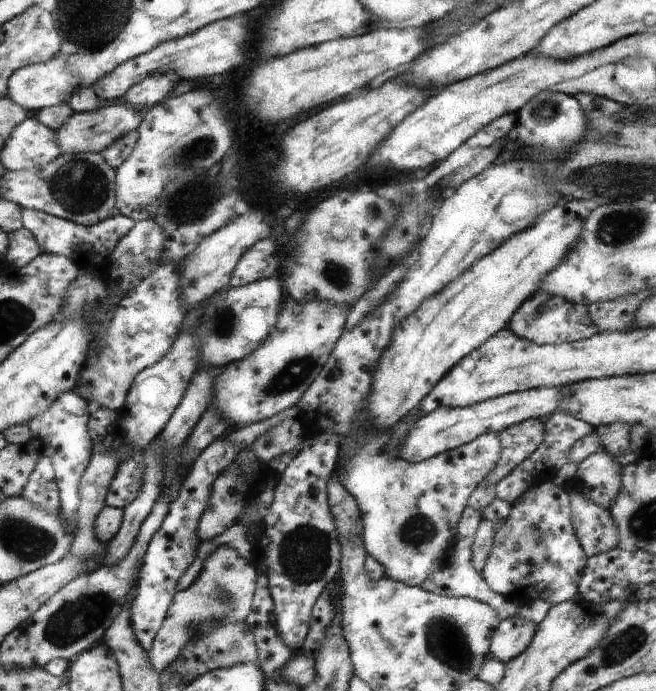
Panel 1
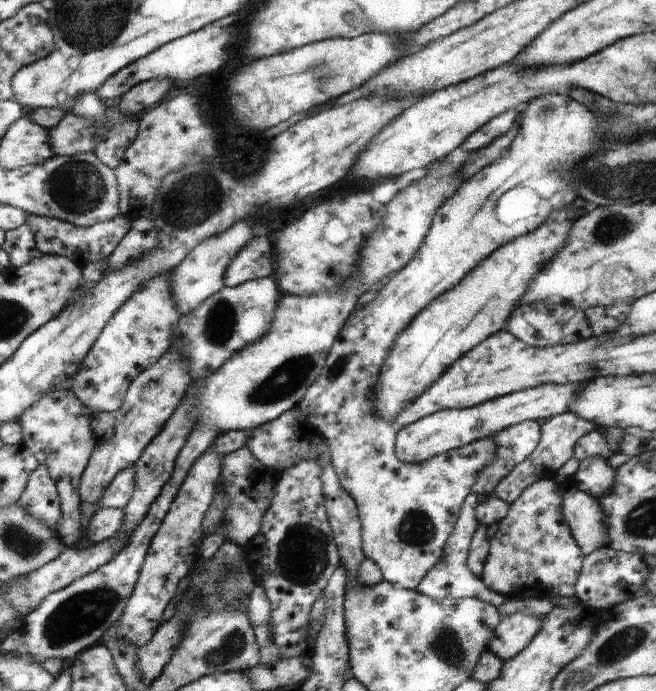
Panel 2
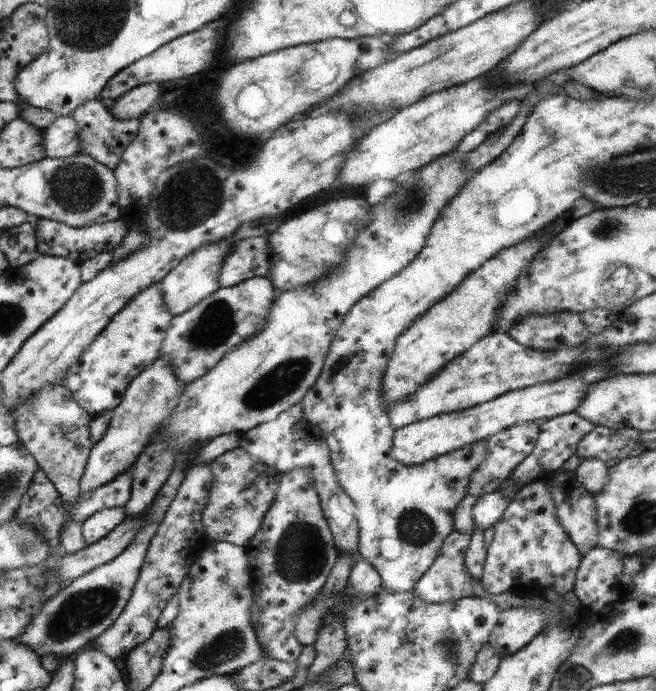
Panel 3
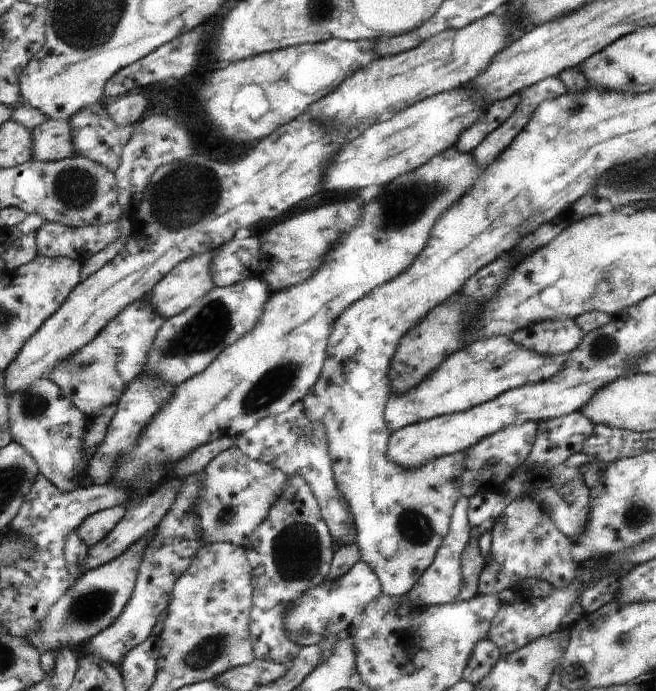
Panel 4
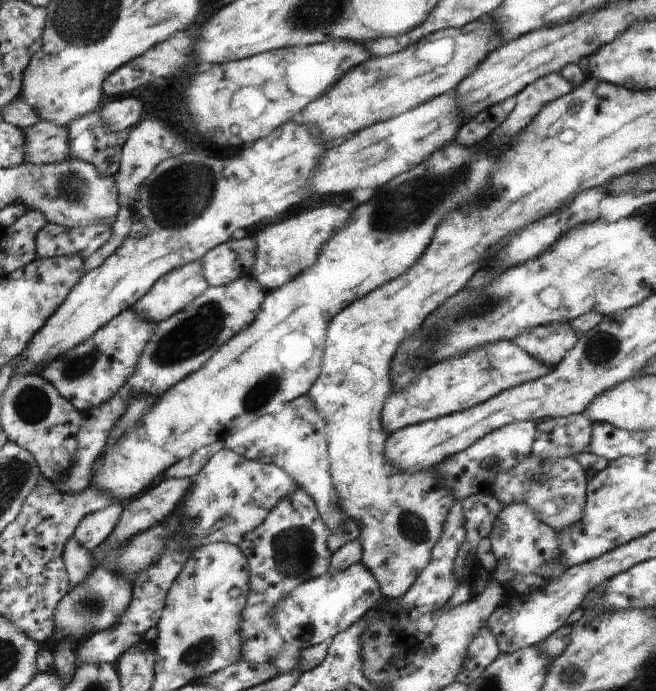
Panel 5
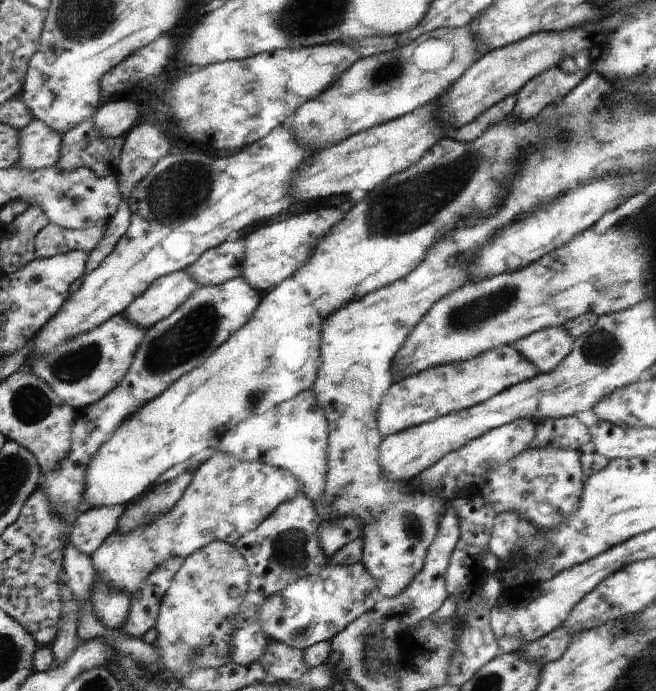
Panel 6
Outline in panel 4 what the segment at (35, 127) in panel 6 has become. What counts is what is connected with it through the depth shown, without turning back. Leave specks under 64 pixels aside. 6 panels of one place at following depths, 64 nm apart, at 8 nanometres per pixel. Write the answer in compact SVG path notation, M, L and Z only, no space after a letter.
M50 119L40 128L34 129L34 156L35 160L52 162L73 157L77 153L74 142L74 124L72 120Z

